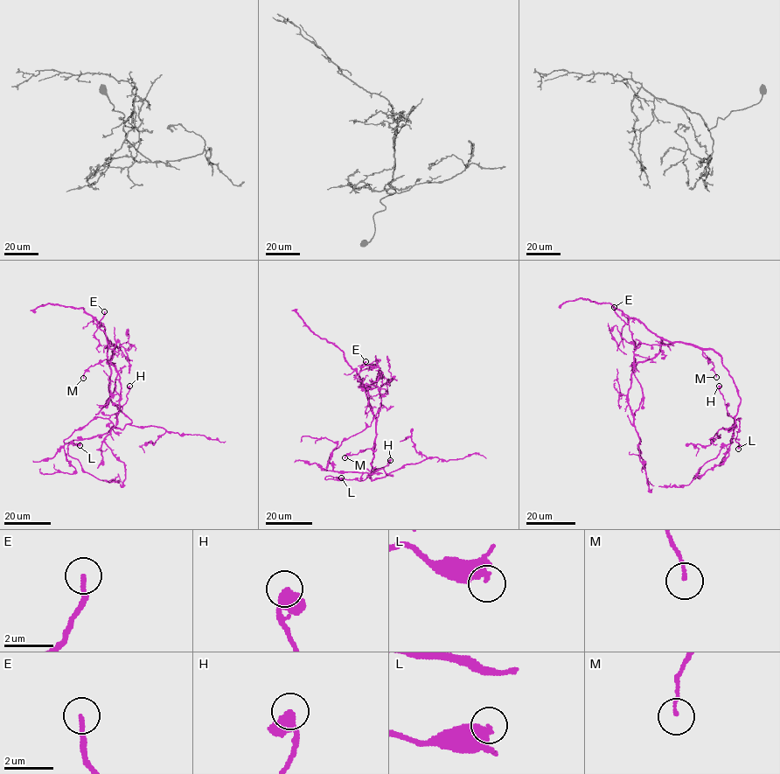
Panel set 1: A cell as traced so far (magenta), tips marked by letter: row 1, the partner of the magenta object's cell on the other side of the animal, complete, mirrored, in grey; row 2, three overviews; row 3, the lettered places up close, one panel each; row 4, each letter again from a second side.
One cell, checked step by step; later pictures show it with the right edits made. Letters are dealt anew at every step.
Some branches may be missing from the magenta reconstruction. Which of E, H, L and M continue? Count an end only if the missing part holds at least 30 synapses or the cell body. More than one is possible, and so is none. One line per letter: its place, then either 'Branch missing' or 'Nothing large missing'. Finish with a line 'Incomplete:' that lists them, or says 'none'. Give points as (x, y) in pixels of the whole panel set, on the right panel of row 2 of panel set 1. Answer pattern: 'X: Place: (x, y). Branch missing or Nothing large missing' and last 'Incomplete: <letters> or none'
E: Place: (614, 307). Nothing large missing
H: Place: (719, 386). Nothing large missing
L: Place: (738, 449). Nothing large missing
M: Place: (716, 377). Nothing large missing
Incomplete: none

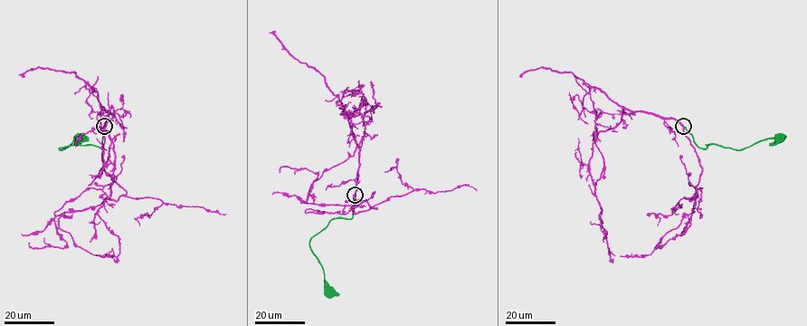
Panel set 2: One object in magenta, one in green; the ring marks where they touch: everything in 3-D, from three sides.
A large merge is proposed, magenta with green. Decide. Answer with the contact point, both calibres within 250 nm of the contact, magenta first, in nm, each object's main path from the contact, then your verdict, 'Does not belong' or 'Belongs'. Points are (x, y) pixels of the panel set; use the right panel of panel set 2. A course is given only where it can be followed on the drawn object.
Place: (683, 126). Thickness 380 nm (magenta) against 380 nm. Course of magenta: (683, 126), (623, 109), (621, 120), (597, 134), (589, 174), (608, 254), (615, 255). Course of green: (683, 126), (699, 148), (716, 144), (741, 150), (769, 139), (779, 139). Belongs

